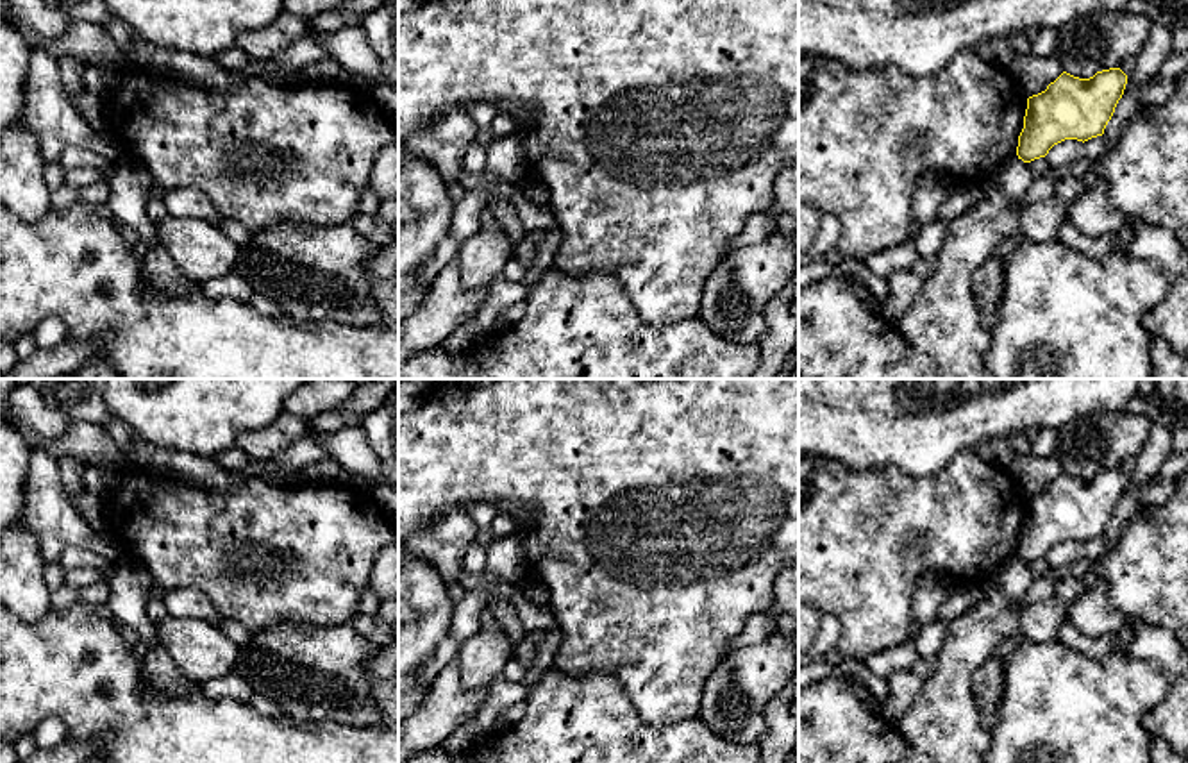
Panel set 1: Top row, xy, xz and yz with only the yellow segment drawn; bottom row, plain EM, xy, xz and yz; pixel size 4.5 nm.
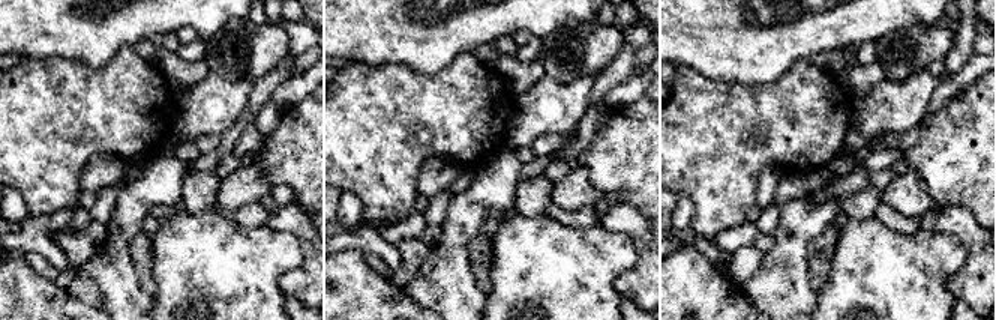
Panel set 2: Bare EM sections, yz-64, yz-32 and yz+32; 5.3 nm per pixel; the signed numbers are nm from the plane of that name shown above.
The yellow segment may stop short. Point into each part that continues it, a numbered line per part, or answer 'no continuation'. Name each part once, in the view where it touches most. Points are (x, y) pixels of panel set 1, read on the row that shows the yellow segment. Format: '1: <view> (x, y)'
no continuation

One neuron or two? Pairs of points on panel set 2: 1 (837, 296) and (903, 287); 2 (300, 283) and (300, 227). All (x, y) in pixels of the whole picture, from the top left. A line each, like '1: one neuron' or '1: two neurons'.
1: one neuron
2: one neuron

